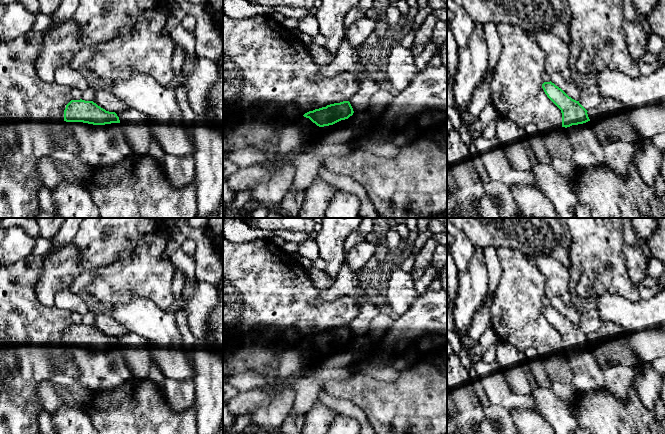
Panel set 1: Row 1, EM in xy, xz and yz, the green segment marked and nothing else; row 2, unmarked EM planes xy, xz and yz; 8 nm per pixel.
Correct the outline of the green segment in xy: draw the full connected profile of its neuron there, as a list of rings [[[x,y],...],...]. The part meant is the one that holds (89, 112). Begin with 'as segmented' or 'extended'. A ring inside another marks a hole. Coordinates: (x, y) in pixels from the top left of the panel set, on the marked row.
extended; [[[71,100],[64,110],[64,124],[79,145],[76,156],[92,169],[104,168],[132,154],[119,117],[93,101]]]

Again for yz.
extended; [[[551,81],[544,82],[542,88],[547,97],[561,110],[562,127],[566,128],[567,136],[573,149],[573,156],[571,159],[575,162],[578,169],[597,167],[604,164],[604,147],[601,145],[591,123],[589,122],[588,111],[579,103],[579,101],[569,97],[561,88]]]

